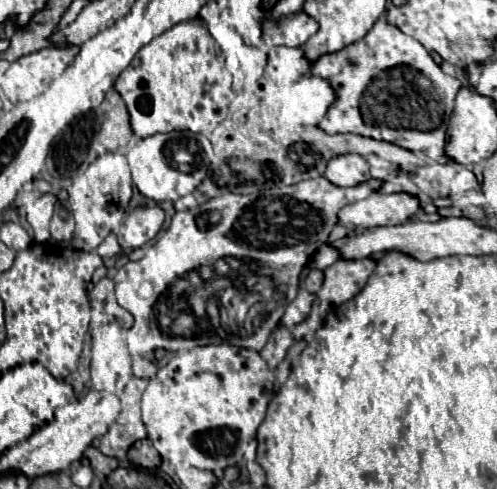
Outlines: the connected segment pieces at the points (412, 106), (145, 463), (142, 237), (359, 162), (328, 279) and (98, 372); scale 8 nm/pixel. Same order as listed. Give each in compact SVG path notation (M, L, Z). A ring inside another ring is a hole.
M379 18L359 42L335 54L321 56L313 64L309 64L301 48L277 46L269 52L267 66L273 76L287 78L289 82L295 82L305 74L315 74L331 82L337 100L319 124L327 134L353 132L427 154L427 158L441 164L449 162L443 148L461 80L441 72L439 64L433 62L421 42L409 38L397 26L387 24L385 18Z
M141 440L131 446L129 460L135 462L137 466L143 466L143 468L157 468L161 464L159 452L147 440Z
M159 206L153 208L135 208L133 212L129 212L123 220L123 226L119 228L119 244L123 250L133 250L133 248L141 248L147 242L151 242L161 226L163 226L165 214Z
M341 154L327 162L325 178L335 186L357 186L371 178L369 164L359 154Z
M371 258L359 260L337 260L325 270L325 282L319 290L321 306L339 306L351 300L359 288L367 282L375 268Z
M115 318L93 332L91 386L103 392L121 394L131 378L131 356L123 340L123 326Z

